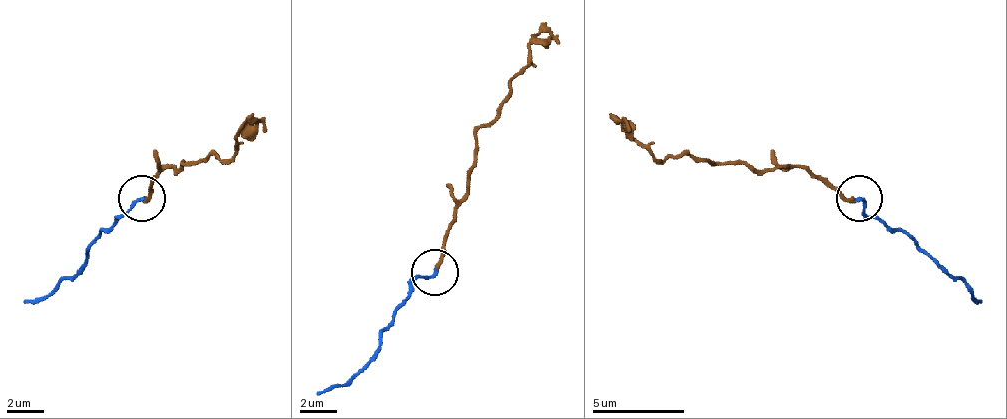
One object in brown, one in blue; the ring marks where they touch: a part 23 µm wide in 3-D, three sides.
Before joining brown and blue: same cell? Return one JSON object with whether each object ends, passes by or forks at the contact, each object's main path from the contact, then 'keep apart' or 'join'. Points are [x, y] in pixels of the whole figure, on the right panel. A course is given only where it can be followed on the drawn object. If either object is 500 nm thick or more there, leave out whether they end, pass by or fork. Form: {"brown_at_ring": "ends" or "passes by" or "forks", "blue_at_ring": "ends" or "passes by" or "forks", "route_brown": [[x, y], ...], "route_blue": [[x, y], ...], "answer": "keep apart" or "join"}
{"brown_at_ring": "ends", "blue_at_ring": "ends", "route_brown": [[856, 197], [796, 165], [722, 165], [698, 155], [657, 160], [634, 141], [629, 123], [629, 132]], "route_blue": [[860, 197], [869, 215], [939, 262], [966, 285], [980, 303]], "answer": "keep apart"}

